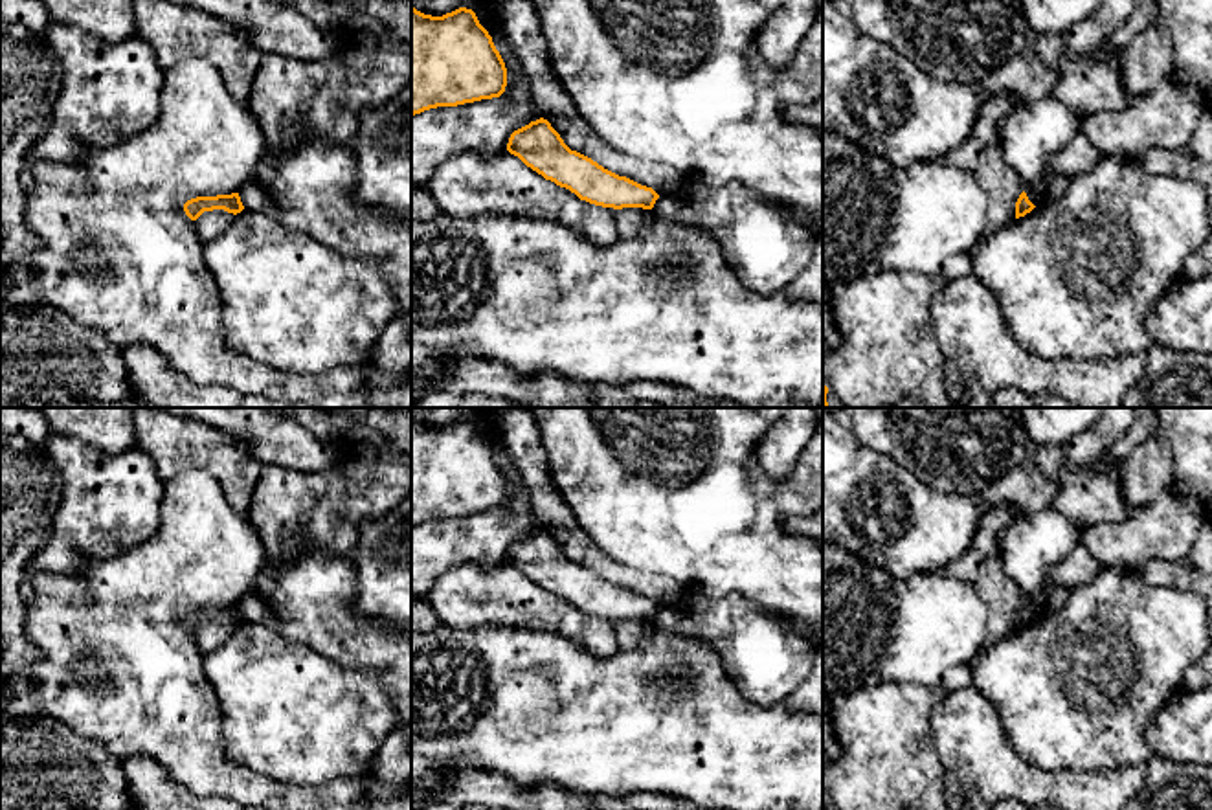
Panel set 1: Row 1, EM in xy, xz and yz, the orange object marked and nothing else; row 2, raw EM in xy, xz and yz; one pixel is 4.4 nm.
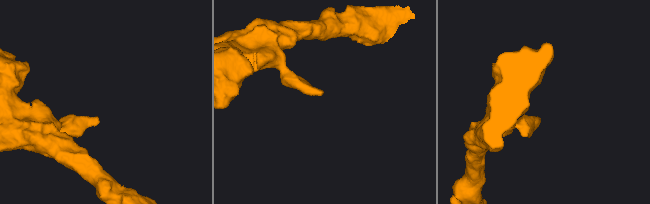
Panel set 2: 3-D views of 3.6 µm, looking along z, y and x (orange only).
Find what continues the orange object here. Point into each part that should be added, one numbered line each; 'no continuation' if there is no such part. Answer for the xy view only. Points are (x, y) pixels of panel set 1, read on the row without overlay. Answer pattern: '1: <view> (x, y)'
no continuation

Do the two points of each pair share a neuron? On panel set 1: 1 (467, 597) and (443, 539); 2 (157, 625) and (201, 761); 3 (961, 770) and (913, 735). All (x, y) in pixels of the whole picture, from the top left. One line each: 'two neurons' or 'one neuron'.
1: two neurons
2: one neuron
3: two neurons

